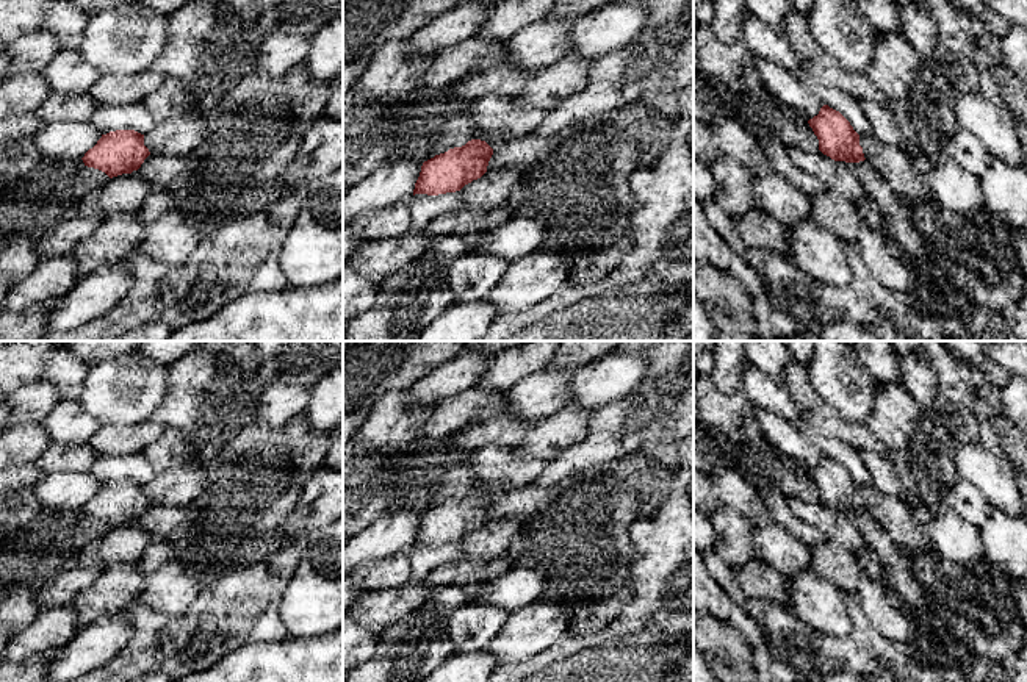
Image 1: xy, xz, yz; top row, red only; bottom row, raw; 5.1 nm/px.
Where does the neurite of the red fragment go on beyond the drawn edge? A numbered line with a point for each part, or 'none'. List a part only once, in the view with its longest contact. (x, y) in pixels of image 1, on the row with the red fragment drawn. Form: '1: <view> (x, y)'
none

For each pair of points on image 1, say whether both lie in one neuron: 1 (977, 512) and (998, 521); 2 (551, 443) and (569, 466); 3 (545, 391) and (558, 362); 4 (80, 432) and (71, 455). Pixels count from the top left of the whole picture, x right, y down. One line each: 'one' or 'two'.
1: two
2: two
3: two
4: two

